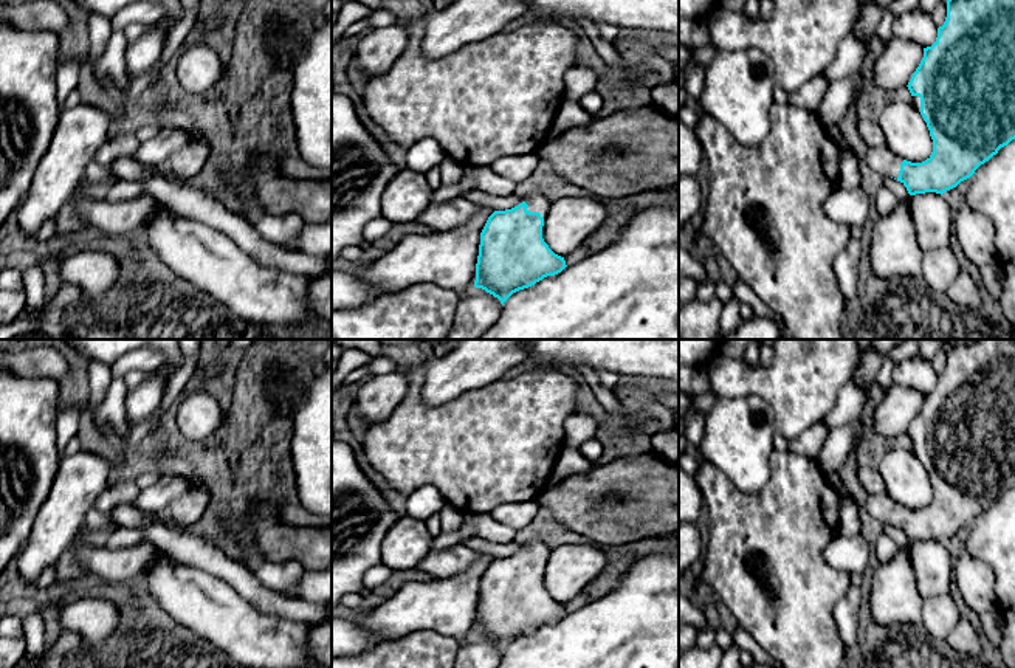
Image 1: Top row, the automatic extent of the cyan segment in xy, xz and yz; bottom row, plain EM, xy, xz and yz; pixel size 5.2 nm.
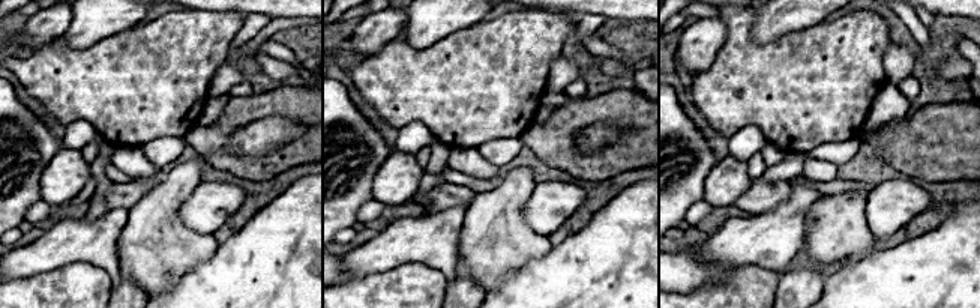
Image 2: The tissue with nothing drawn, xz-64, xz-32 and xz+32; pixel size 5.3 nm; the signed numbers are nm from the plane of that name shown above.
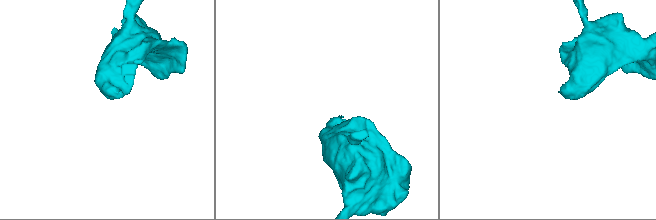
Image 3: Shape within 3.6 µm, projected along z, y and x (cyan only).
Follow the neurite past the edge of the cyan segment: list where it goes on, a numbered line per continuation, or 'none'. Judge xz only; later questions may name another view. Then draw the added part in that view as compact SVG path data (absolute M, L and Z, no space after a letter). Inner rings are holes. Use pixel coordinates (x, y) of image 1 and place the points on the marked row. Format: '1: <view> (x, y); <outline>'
1: xz (536, 202); M530 192L522 197L522 200L528 205L527 211L539 212L542 219L549 214L549 200L539 192Z

